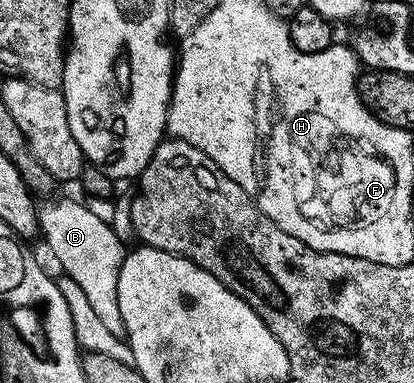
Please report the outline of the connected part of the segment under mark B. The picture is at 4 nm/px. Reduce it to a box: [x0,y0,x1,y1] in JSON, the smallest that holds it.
[38,198,127,338]

